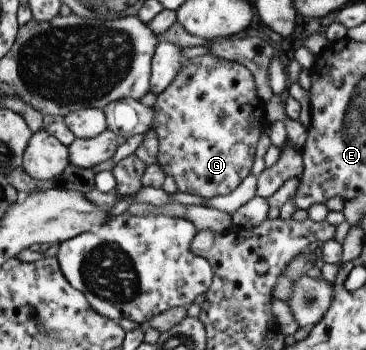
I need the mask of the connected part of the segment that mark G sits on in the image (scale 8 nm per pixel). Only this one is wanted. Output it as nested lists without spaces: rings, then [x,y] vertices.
[[[213,54],[200,55],[199,57],[192,57],[192,59],[184,58],[180,73],[172,79],[169,87],[165,91],[158,94],[156,103],[151,107],[154,111],[154,119],[152,119],[151,130],[154,131],[156,139],[158,139],[158,153],[156,153],[157,165],[164,173],[164,176],[170,175],[176,182],[176,191],[191,195],[196,195],[201,198],[212,198],[216,196],[228,195],[232,193],[245,177],[250,174],[252,161],[254,161],[254,154],[258,137],[266,125],[265,120],[265,103],[258,97],[253,83],[252,75],[238,63],[230,62],[226,59],[218,58]]]

